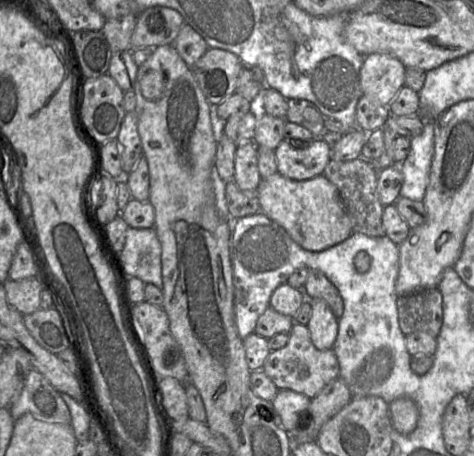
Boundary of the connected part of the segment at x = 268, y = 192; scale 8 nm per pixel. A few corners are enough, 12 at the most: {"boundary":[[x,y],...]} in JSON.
{"boundary":[[278,171],[257,189],[261,212],[303,249],[346,240],[353,222],[323,174]]}

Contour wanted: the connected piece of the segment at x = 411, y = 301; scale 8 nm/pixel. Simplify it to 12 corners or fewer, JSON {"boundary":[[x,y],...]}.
{"boundary":[[438,287],[398,296],[405,336],[438,337],[443,297]]}

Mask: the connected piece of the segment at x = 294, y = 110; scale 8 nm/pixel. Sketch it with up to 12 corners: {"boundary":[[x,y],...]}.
{"boundary":[[288,99],[286,121],[316,139],[329,132],[312,102]]}

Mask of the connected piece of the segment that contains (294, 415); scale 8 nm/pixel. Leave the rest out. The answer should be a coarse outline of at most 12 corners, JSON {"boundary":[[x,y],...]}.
{"boundary":[[278,390],[271,402],[285,431],[308,427],[310,398]]}

